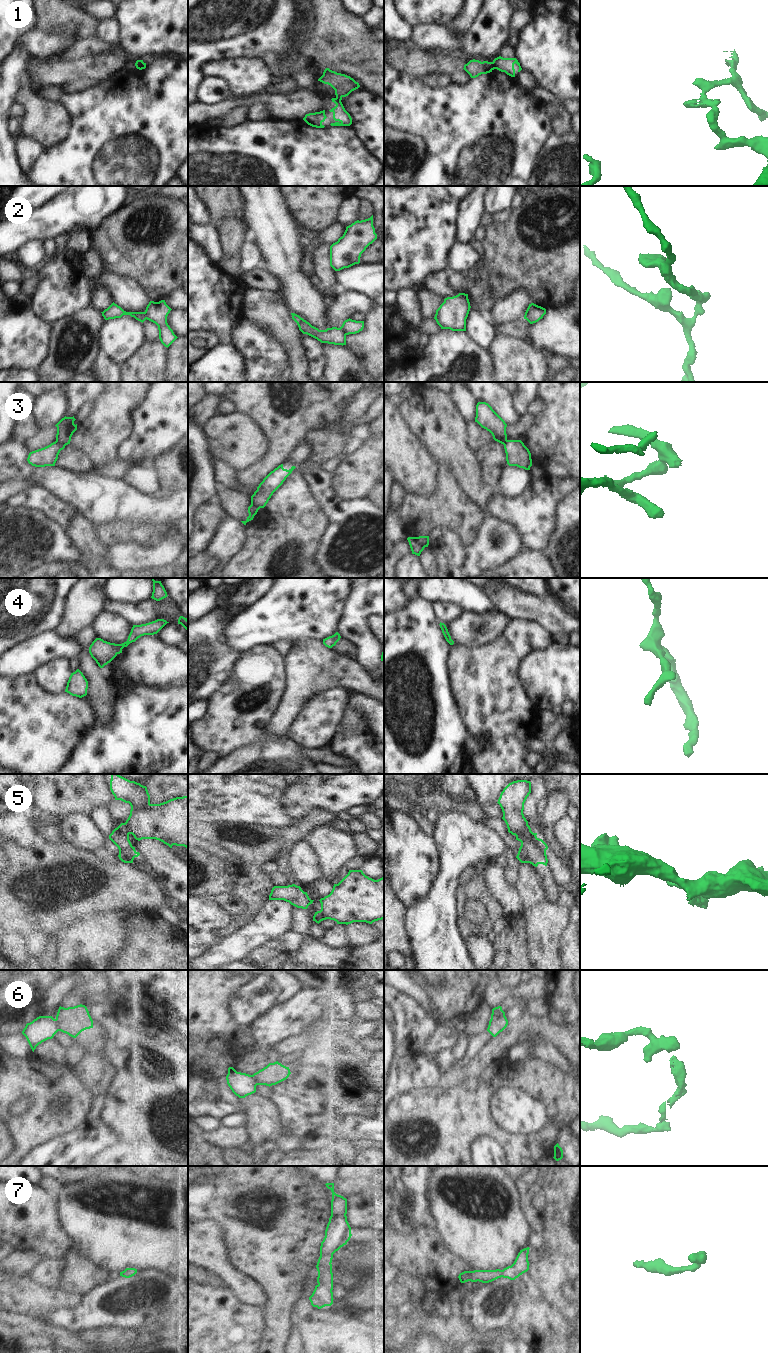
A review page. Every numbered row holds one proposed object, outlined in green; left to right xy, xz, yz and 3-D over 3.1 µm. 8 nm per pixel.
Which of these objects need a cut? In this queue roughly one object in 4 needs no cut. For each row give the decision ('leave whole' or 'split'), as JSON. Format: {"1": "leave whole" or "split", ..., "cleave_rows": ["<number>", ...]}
{"1": "split", "2": "split", "3": "split", "4": "leave whole", "5": "split", "6": "split", "7": "leave whole", "cleave_rows": ["1", "2", "3", "5", "6"]}

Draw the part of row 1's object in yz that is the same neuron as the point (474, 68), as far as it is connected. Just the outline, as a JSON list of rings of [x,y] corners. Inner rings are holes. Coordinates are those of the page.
[[[470,60],[463,68],[471,78],[476,78],[481,74],[487,74],[494,70],[493,62],[488,61],[479,61],[479,60]]]

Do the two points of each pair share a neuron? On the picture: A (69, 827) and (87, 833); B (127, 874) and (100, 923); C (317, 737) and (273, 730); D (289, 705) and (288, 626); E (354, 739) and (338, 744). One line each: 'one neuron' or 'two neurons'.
A: one neuron
B: two neurons
C: two neurons
D: two neurons
E: one neuron

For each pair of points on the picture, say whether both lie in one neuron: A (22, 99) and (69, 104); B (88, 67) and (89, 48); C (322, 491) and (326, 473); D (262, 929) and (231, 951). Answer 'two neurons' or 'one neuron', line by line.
A: two neurons
B: two neurons
C: one neuron
D: one neuron

